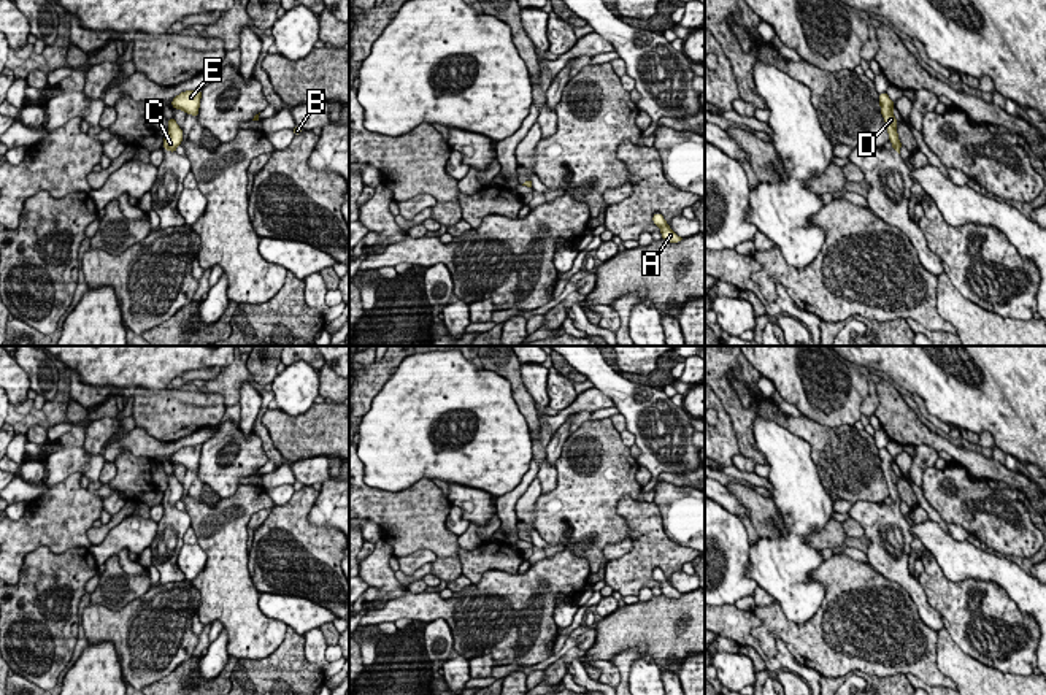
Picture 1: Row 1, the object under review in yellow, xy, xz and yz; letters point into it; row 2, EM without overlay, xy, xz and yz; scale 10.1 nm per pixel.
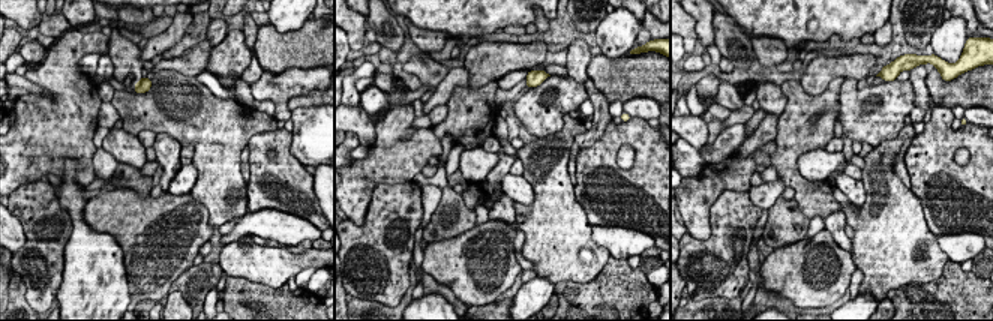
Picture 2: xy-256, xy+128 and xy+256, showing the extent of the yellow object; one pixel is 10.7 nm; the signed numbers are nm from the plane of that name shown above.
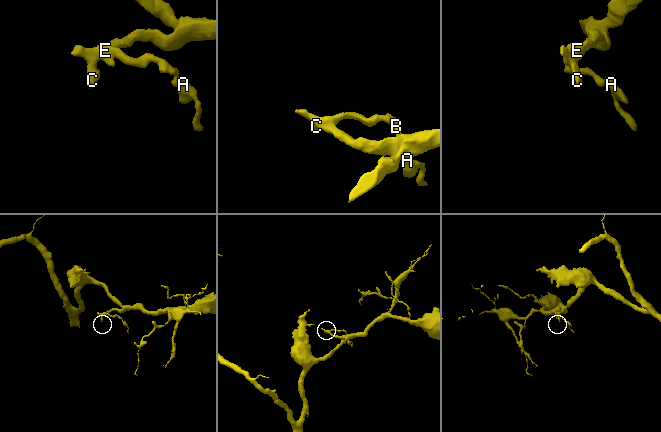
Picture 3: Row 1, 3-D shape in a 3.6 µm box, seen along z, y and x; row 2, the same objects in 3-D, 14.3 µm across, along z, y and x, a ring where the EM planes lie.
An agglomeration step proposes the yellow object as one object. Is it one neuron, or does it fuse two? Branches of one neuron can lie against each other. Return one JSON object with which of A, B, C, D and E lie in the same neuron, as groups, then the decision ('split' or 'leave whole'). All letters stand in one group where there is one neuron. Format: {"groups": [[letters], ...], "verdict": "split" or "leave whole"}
{"groups": [["A", "B", "C", "D", "E"]], "verdict": "leave whole"}

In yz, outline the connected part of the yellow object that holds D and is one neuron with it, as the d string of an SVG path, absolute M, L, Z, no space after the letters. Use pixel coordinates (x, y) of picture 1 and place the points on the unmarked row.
M886 447L879 449L878 455L881 460L881 470L884 473L886 481L887 481L887 489L889 489L889 495L892 498L892 503L900 509L902 498L898 495L898 490L897 490L897 479L898 478L892 468L895 457L892 457Z

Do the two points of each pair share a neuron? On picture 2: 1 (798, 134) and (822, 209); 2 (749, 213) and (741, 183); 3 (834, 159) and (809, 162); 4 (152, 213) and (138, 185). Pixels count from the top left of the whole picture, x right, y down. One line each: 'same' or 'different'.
1: same
2: different
3: same
4: different

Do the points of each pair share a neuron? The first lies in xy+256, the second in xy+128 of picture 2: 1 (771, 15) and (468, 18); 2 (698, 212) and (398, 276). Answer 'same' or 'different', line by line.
1: same
2: different

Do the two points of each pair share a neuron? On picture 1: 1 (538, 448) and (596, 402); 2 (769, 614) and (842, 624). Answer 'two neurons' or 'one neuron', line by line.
1: one neuron
2: one neuron

